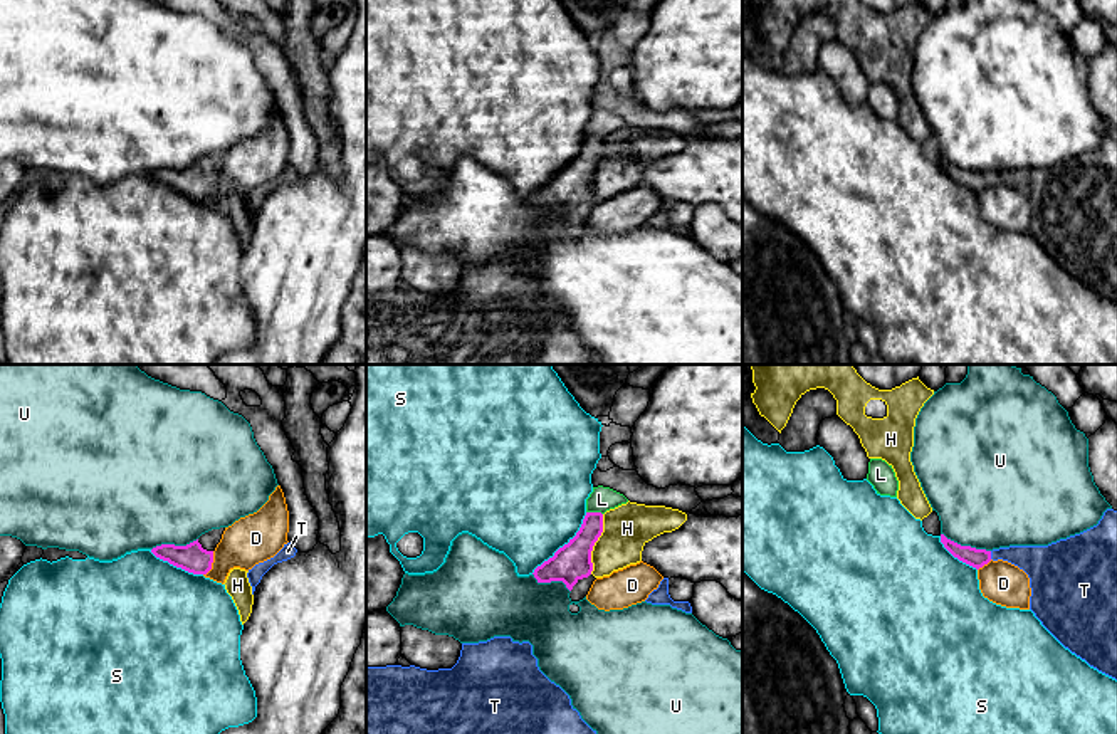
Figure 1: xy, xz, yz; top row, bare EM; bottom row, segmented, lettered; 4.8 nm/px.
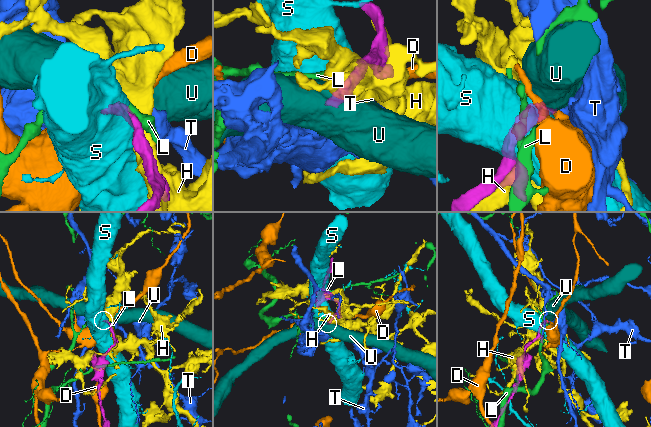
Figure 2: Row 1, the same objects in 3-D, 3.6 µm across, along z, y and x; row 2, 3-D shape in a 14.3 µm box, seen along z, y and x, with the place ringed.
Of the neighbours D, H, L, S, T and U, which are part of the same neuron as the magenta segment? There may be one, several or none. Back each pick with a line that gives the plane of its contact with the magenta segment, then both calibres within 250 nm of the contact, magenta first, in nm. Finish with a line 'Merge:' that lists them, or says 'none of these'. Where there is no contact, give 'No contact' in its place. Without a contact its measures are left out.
T: Touches magenta in yz. Thickness 90 nm (magenta) against 170 nm
Merge: T

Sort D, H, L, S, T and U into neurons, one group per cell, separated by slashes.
D / H / L / S / T / U

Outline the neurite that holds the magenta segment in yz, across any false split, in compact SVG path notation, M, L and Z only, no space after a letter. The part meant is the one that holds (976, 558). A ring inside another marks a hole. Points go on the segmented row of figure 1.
M1107 509L1097 526L1048 546L1009 546L993 551L961 546L941 534L944 548L979 569L991 559L1008 561L1030 578L1030 610L1072 653L1117 680L1117 511Z

